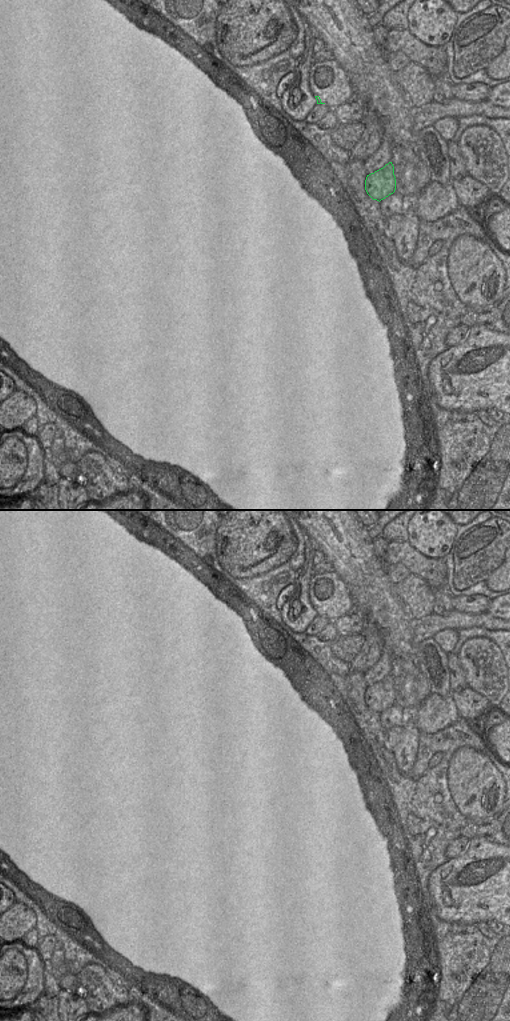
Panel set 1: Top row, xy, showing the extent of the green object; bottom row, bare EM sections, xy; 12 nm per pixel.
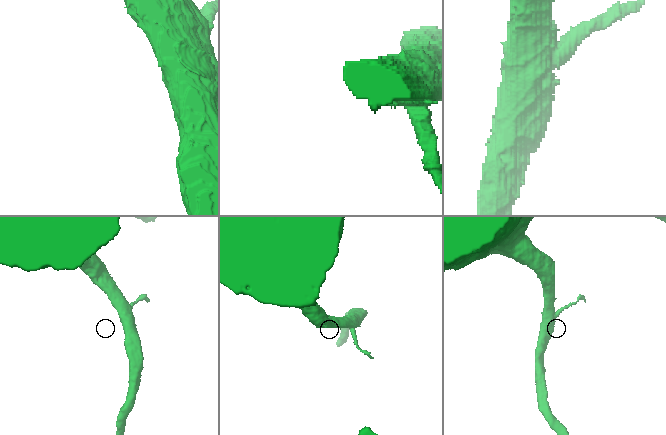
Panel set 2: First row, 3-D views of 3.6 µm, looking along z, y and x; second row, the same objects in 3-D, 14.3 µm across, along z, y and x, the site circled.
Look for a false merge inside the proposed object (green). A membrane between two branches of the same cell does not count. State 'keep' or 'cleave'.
cleave

